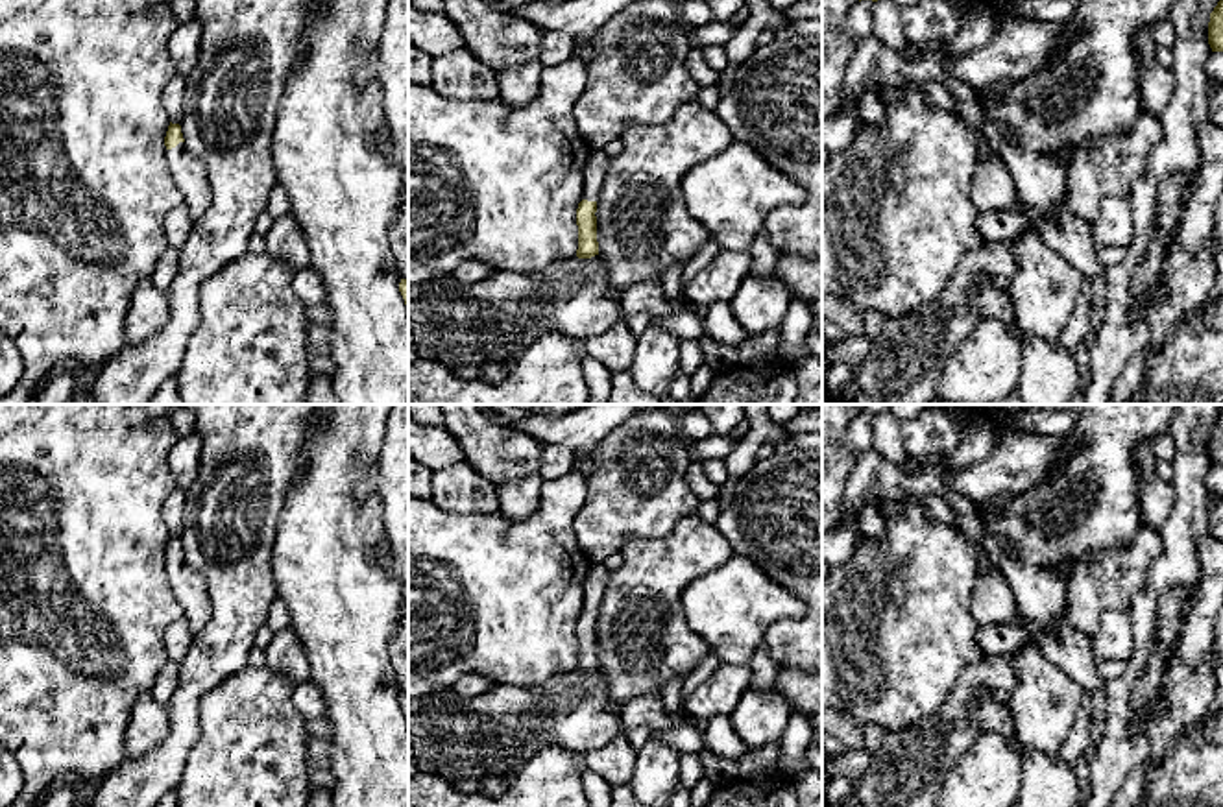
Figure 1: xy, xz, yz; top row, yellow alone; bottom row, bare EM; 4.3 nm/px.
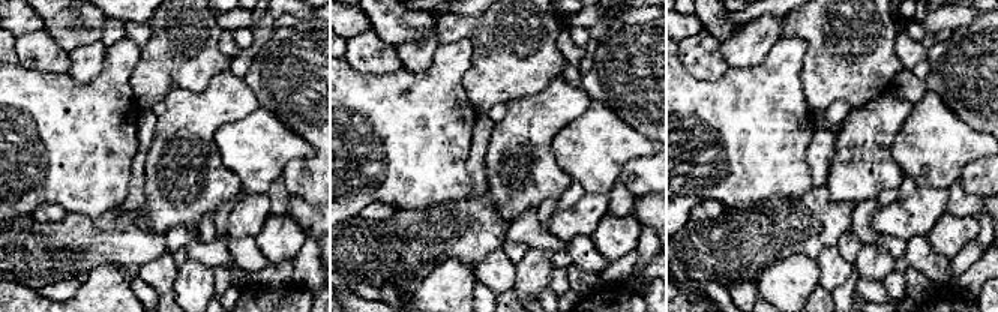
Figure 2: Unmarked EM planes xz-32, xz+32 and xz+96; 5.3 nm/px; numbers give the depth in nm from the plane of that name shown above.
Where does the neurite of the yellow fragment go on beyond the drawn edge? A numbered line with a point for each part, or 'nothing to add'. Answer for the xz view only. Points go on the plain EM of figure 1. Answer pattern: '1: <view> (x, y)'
1: xz (595, 582)

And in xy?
1: xy (189, 586)

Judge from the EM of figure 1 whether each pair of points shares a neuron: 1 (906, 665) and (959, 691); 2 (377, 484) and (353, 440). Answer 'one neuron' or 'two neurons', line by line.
1: two neurons
2: two neurons

